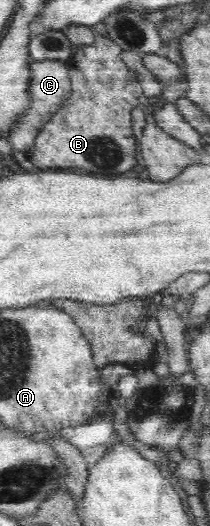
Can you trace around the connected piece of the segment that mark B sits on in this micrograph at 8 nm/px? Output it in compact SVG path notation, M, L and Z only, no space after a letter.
M95 34L95 42L84 45L80 43L76 52L66 60L71 79L71 96L59 108L55 118L43 126L35 136L34 145L27 152L26 158L33 163L35 170L48 168L81 168L87 173L113 177L128 174L137 164L138 141L131 130L131 110L142 106L137 99L141 96L142 86L121 58L122 48L102 35Z

